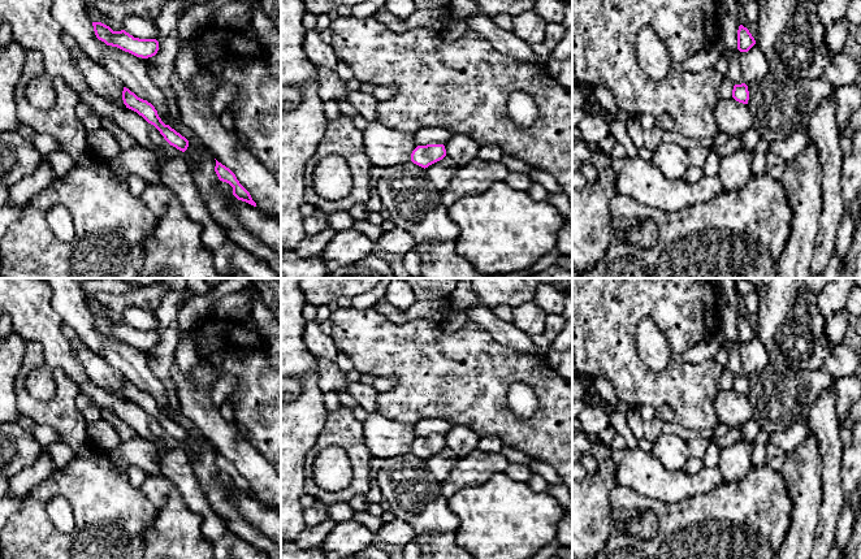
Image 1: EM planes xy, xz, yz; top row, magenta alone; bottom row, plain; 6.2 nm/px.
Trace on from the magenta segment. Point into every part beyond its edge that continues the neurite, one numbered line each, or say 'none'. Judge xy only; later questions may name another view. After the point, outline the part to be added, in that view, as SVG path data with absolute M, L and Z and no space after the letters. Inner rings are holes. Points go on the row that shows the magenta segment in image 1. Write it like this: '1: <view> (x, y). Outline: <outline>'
none

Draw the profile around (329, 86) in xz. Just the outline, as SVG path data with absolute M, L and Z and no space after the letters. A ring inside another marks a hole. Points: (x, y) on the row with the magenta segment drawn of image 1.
M316 68L315 83L323 103L347 99L346 82L338 77L336 69Z

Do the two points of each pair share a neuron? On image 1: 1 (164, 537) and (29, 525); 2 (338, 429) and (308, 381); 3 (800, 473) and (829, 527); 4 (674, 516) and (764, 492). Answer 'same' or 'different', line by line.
1: different
2: different
3: different
4: same

